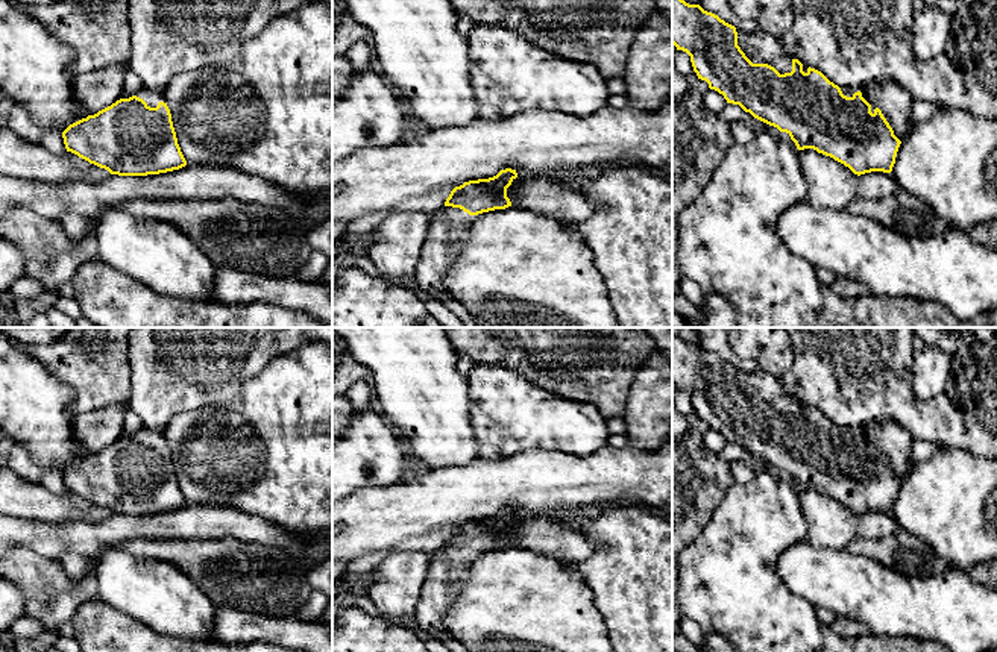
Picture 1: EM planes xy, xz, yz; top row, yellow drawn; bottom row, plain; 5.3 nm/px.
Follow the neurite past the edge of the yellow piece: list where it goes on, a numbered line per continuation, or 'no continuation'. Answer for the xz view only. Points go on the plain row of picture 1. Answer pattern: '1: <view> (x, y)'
1: xz (445, 573)

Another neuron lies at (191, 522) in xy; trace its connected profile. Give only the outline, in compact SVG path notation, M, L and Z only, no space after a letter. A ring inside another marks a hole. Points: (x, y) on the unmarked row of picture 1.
M191 505L147 516L111 514L99 523L47 523L0 514L0 556L24 547L59 561L65 552L91 558L137 538L220 540L266 544L307 560L310 537L228 506Z

